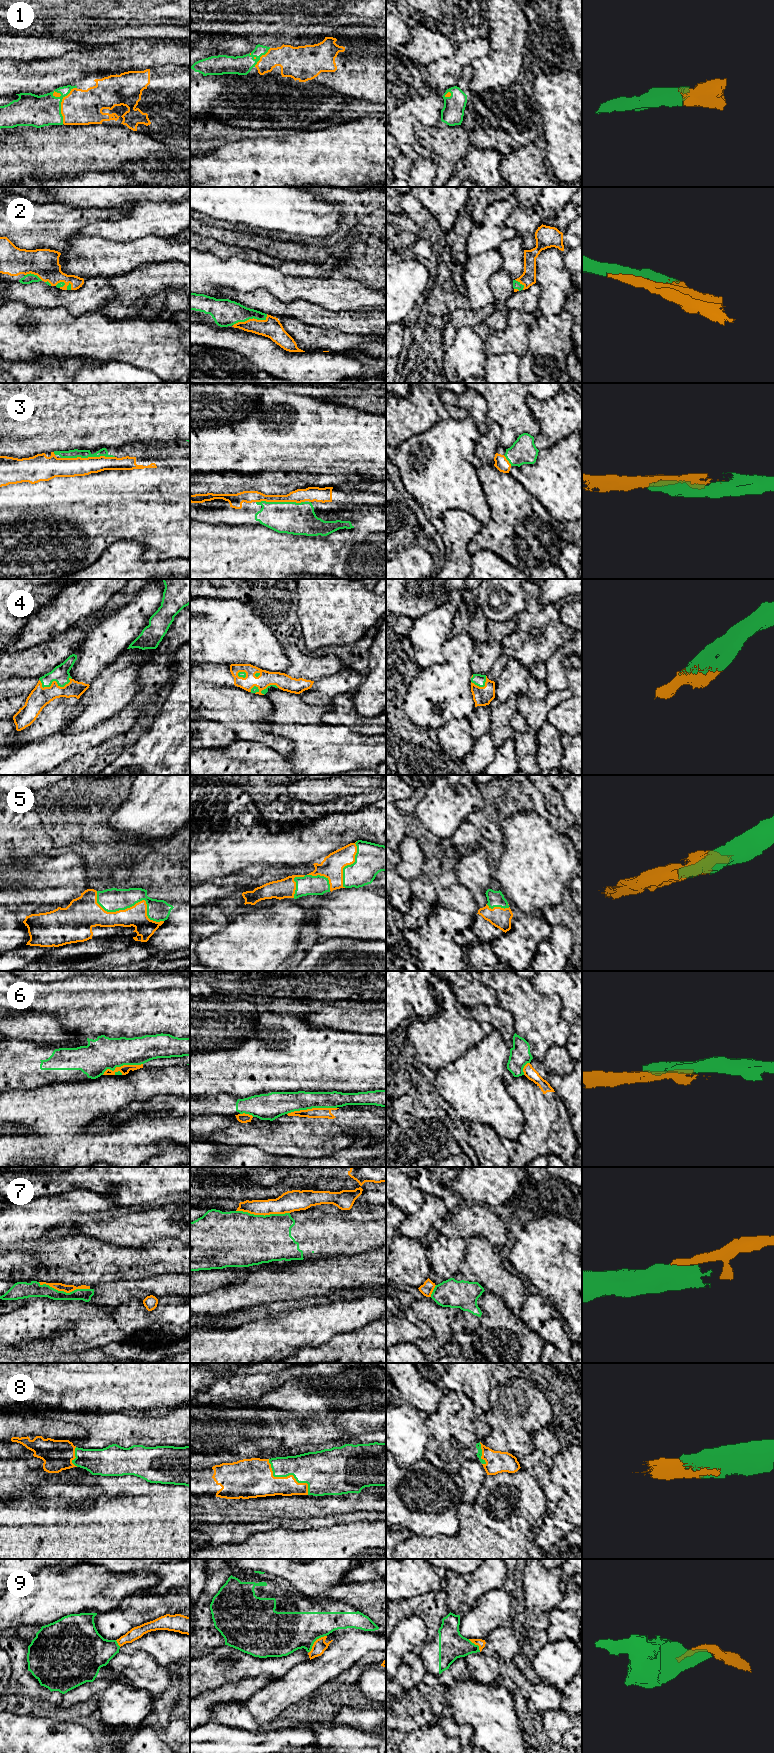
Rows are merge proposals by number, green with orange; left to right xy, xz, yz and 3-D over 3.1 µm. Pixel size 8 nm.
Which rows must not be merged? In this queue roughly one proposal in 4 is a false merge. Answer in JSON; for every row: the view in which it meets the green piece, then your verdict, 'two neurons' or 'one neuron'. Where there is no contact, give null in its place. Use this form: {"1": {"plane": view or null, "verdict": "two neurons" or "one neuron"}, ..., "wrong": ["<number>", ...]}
{"1": {"plane": "xy", "verdict": "one neuron"}, "2": {"plane": "xz", "verdict": "one neuron"}, "3": {"plane": "xy", "verdict": "one neuron"}, "4": {"plane": "xy", "verdict": "one neuron"}, "5": {"plane": "xy", "verdict": "one neuron"}, "6": {"plane": "xy", "verdict": "two neurons"}, "7": {"plane": "xz", "verdict": "two neurons"}, "8": {"plane": "xz", "verdict": "one neuron"}, "9": {"plane": "xz", "verdict": "one neuron"}, "wrong": ["6", "7"]}

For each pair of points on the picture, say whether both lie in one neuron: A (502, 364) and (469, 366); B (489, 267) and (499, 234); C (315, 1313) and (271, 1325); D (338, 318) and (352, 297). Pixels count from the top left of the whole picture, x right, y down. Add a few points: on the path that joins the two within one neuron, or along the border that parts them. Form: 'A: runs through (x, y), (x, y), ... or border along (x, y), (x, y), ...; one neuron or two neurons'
A: border along (487, 355), (484, 361), (484, 372); two neurons
B: border along (498, 249), (489, 249), (472, 257); two neurons
C: runs through (304, 1324), (282, 1325); one neuron
D: border along (320, 306), (335, 311), (367, 310); two neurons

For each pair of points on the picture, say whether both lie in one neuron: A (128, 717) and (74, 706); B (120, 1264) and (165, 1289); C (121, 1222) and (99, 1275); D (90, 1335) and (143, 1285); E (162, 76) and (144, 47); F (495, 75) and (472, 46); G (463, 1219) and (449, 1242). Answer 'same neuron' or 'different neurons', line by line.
A: different neurons
B: different neurons
C: different neurons
D: different neurons
E: different neurons
F: different neurons
G: different neurons

